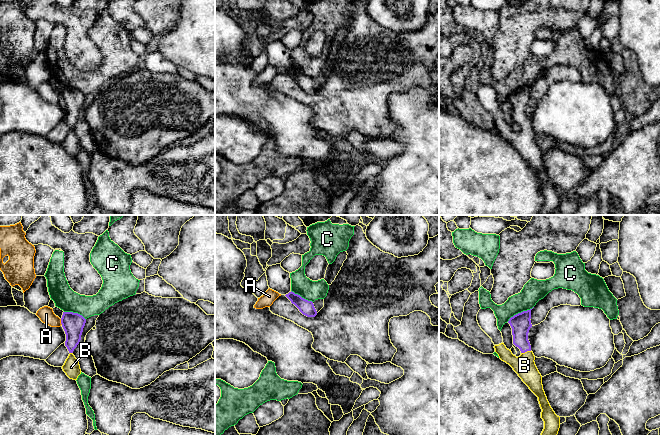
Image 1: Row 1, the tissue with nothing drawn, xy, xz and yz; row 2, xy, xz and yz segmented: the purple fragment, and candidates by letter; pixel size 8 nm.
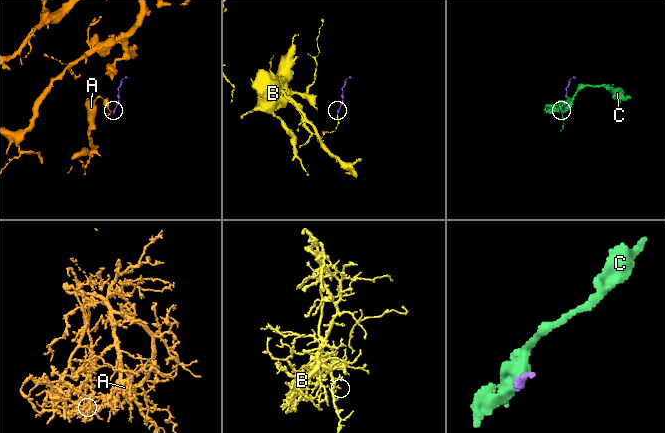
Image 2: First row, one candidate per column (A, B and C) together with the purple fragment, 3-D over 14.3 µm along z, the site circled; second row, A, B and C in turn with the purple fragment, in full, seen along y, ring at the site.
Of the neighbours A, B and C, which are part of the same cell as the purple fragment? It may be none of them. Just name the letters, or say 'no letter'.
B

